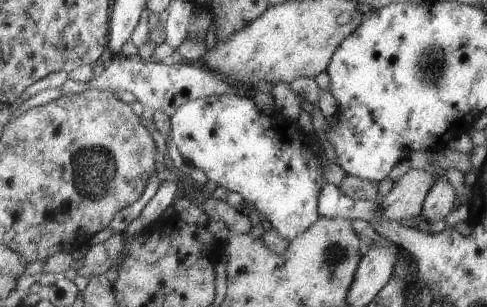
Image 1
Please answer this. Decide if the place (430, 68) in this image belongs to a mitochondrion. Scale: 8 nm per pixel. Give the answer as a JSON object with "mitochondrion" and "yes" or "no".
{"mitochondrion":"yes"}

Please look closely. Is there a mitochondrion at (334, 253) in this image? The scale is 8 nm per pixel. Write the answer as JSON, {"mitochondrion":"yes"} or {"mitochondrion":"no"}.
{"mitochondrion":"yes"}

